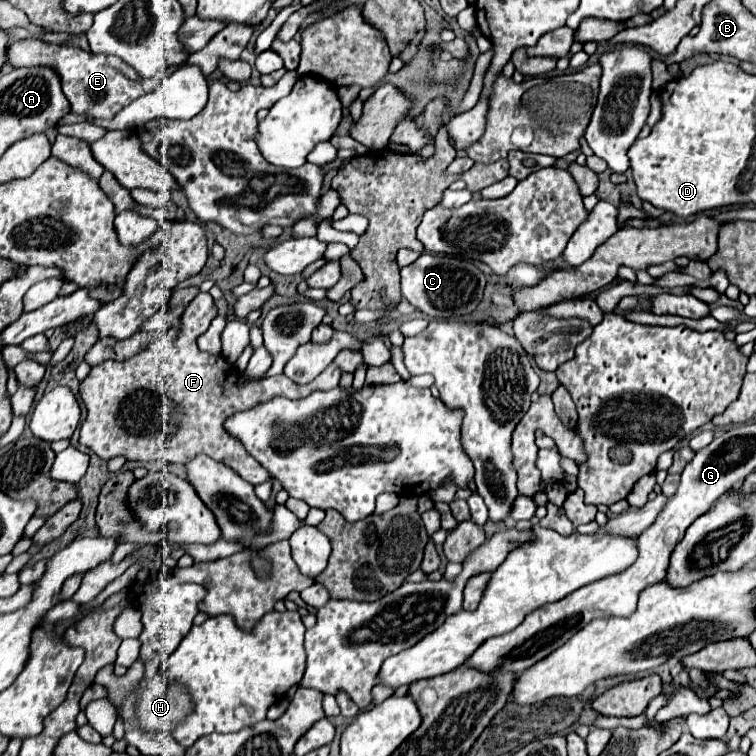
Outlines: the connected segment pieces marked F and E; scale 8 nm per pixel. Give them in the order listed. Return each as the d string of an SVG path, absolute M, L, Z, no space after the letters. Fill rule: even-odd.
M199 293L181 315L175 341L155 339L149 347L125 361L107 361L93 367L87 379L79 385L79 395L87 407L87 419L81 425L79 443L105 461L123 455L127 461L187 463L195 455L205 453L231 467L251 485L269 481L269 473L247 455L241 443L225 433L225 419L279 395L301 399L317 389L333 389L339 385L343 371L331 363L307 385L297 385L283 373L263 381L237 385L239 371L235 365L221 355L209 355L197 347L197 337L207 331L215 315L217 307L213 297L209 293Z
M27 39L23 43L13 43L9 47L7 61L13 67L35 67L35 65L53 67L61 75L63 93L71 103L71 111L87 117L111 119L133 99L153 89L153 81L147 81L141 75L137 75L137 71L127 67L119 57L105 53L95 55L73 45L51 45L37 39Z

